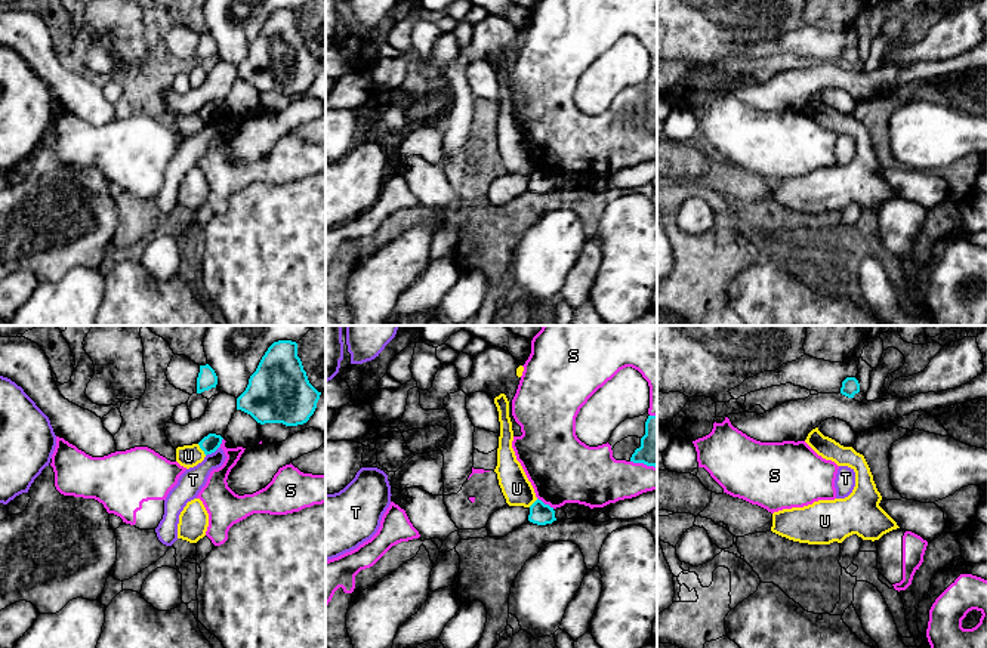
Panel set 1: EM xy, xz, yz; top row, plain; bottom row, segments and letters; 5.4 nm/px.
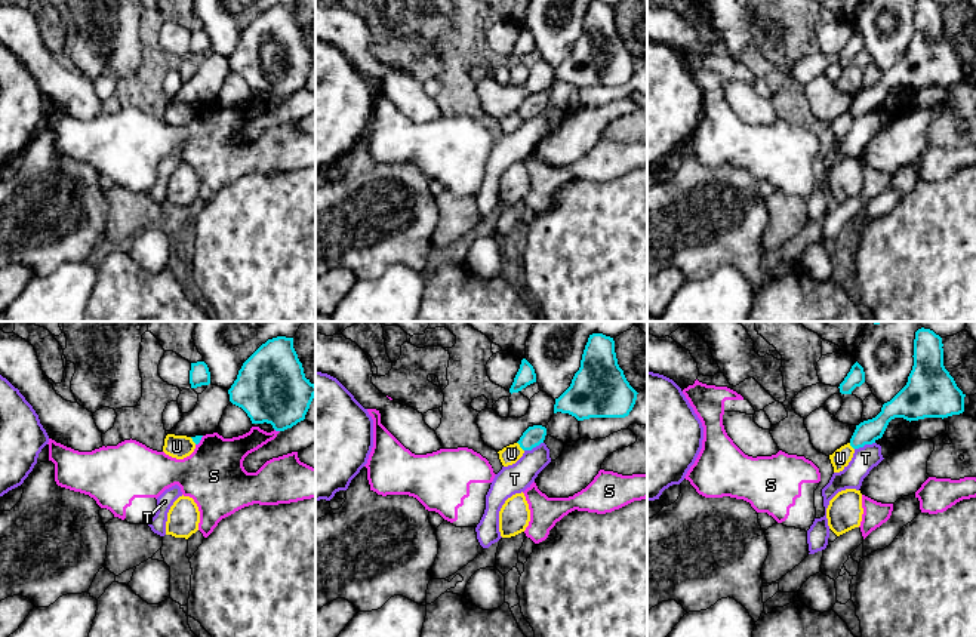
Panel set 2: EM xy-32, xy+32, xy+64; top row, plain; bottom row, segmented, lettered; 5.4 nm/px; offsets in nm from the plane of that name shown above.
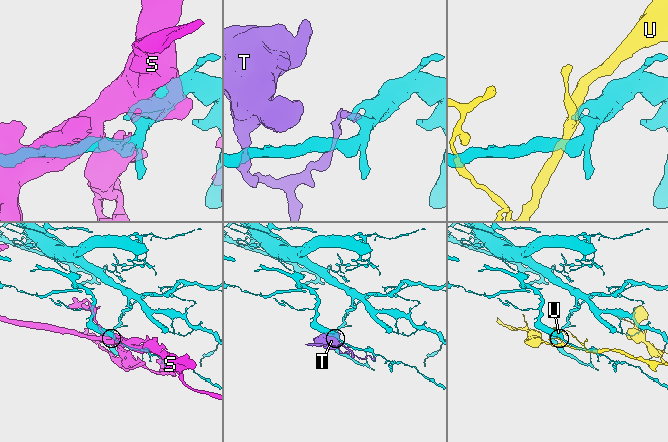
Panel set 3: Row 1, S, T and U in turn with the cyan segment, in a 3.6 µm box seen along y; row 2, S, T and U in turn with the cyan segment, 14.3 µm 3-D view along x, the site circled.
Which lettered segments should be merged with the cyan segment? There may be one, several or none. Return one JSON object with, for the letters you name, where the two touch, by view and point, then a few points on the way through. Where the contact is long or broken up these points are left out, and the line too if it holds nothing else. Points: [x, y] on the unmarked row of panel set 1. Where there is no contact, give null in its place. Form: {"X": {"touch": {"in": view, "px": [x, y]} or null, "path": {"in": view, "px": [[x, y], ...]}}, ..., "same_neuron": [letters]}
{"same_neuron": []}

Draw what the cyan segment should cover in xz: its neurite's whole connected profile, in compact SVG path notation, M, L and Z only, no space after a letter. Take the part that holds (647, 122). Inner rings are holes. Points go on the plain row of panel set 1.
M648 84L641 115L635 118L630 130L657 136L657 84Z

